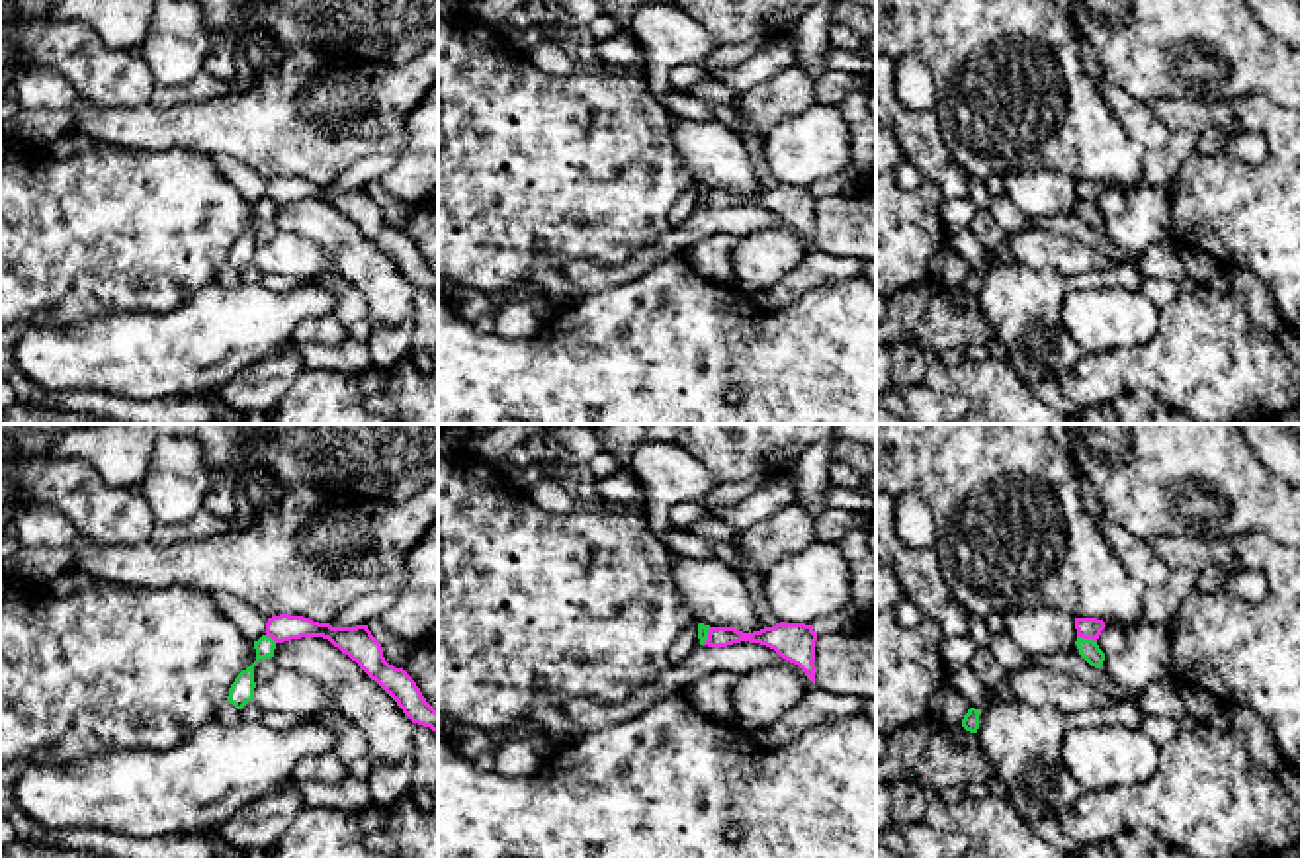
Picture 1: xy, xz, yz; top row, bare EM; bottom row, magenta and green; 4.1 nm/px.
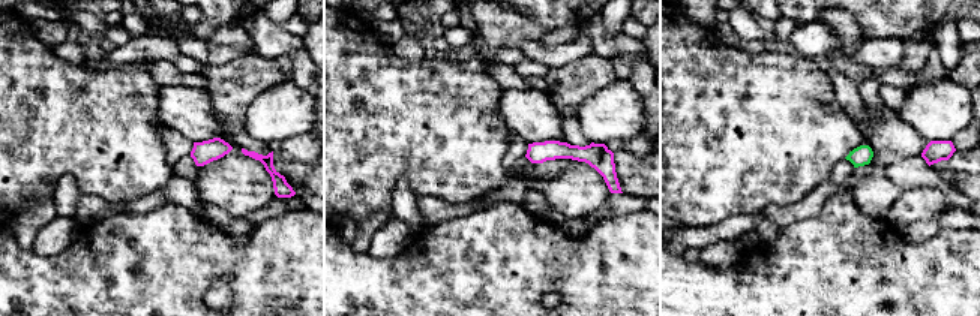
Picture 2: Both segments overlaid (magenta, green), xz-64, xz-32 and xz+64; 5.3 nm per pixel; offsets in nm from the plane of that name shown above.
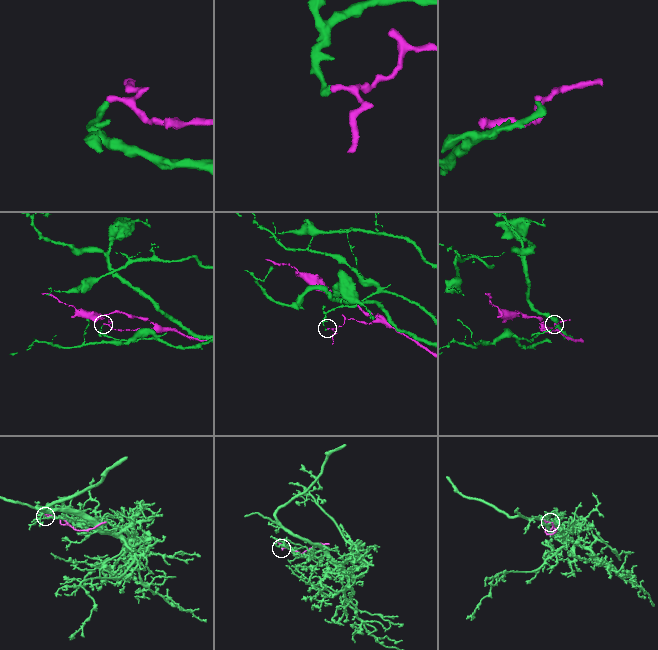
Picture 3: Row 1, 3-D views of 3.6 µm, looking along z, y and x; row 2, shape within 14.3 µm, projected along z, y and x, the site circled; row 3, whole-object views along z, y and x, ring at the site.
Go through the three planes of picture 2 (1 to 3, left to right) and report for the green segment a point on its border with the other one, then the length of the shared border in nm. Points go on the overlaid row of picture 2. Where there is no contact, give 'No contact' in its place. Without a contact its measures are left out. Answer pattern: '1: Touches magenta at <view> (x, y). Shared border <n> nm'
1: No contact
2: No contact
3: No contact

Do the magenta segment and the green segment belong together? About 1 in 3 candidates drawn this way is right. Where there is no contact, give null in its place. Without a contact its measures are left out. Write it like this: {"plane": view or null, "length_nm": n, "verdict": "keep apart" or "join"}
{"plane": "yz", "length_nm": 80, "verdict": "keep apart"}

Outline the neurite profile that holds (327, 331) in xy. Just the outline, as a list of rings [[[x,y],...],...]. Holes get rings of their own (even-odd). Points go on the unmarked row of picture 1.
[[[326,315],[301,321],[293,332],[293,338],[307,344],[336,348],[350,336],[346,326],[334,315]]]

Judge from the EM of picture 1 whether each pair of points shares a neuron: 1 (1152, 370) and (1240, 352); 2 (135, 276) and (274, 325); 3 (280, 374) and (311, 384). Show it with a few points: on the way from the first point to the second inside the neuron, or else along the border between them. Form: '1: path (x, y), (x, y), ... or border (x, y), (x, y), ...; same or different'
1: path (1173, 366), (1218, 358); same
2: border (216, 280), (165, 311), (147, 311); different
3: border (305, 368), (276, 403); different

